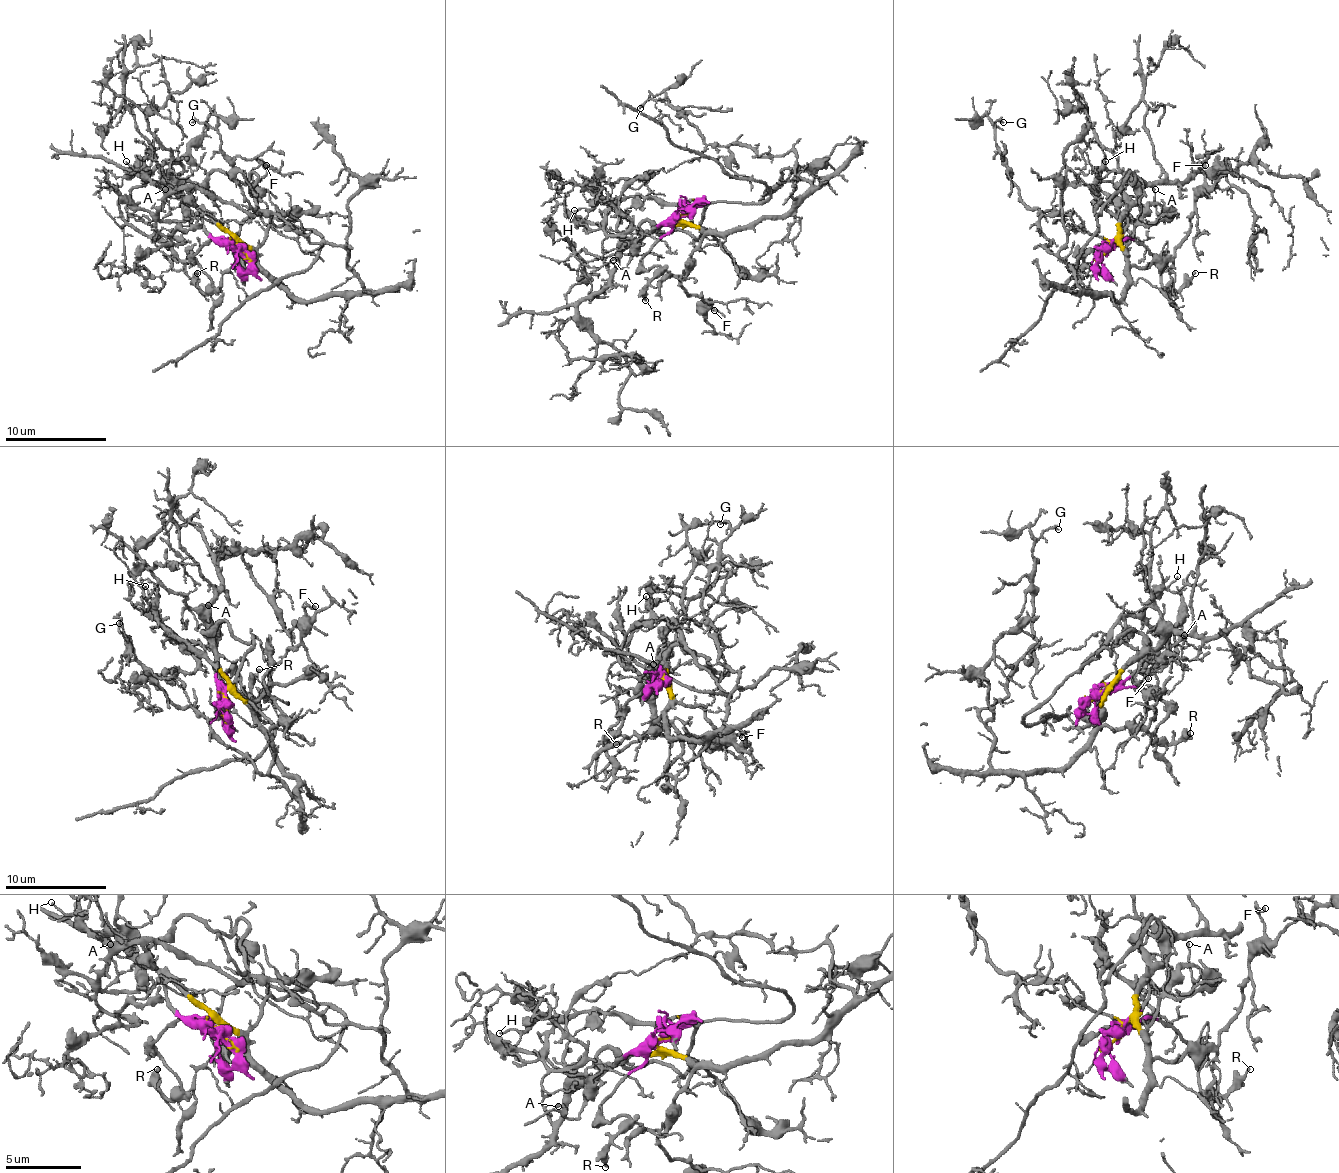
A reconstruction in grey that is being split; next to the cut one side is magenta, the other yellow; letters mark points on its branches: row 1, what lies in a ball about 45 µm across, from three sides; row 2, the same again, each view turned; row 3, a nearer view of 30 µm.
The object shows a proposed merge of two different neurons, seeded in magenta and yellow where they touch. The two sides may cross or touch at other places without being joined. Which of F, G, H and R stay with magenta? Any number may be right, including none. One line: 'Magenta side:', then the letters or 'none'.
Magenta side: H, R

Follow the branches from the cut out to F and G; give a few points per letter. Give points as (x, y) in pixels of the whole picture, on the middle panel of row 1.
F: (688, 212), (678, 217), (703, 235), (681, 278), (688, 296), (703, 301), (701, 308), (714, 311)
G: (688, 212), (678, 217), (698, 230), (739, 230), (810, 189), (792, 152), (706, 144), (668, 101), (640, 109)

